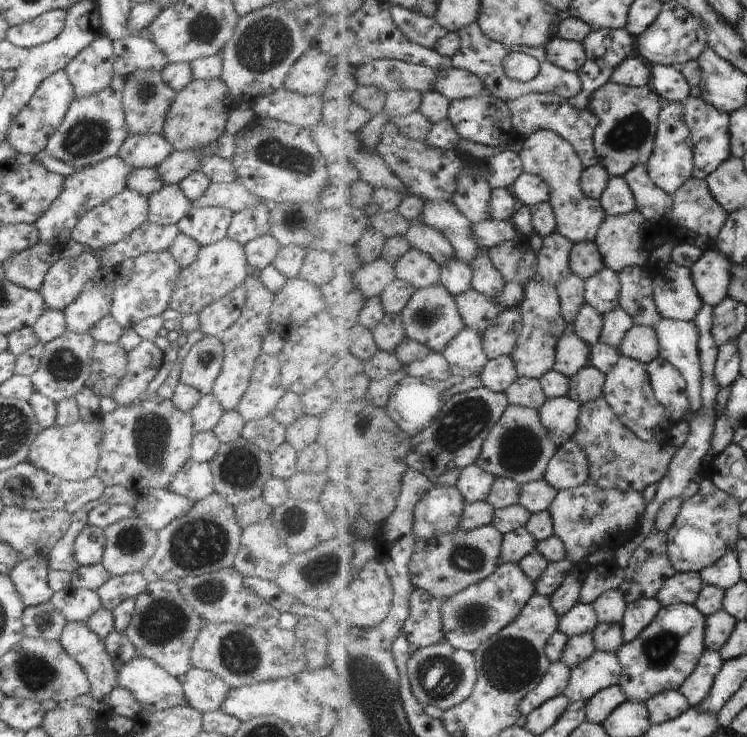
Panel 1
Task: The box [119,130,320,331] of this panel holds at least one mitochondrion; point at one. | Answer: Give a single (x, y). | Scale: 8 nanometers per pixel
(277, 152)

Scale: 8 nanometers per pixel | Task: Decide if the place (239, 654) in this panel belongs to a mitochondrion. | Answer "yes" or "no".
yes

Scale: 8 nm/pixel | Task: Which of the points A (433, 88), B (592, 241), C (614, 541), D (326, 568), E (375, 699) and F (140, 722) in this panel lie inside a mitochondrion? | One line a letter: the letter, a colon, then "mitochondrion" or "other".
A: other
B: other
C: other
D: mitochondrion
E: mitochondrion
F: other

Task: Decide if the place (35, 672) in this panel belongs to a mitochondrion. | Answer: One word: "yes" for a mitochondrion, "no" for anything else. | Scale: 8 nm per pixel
yes

